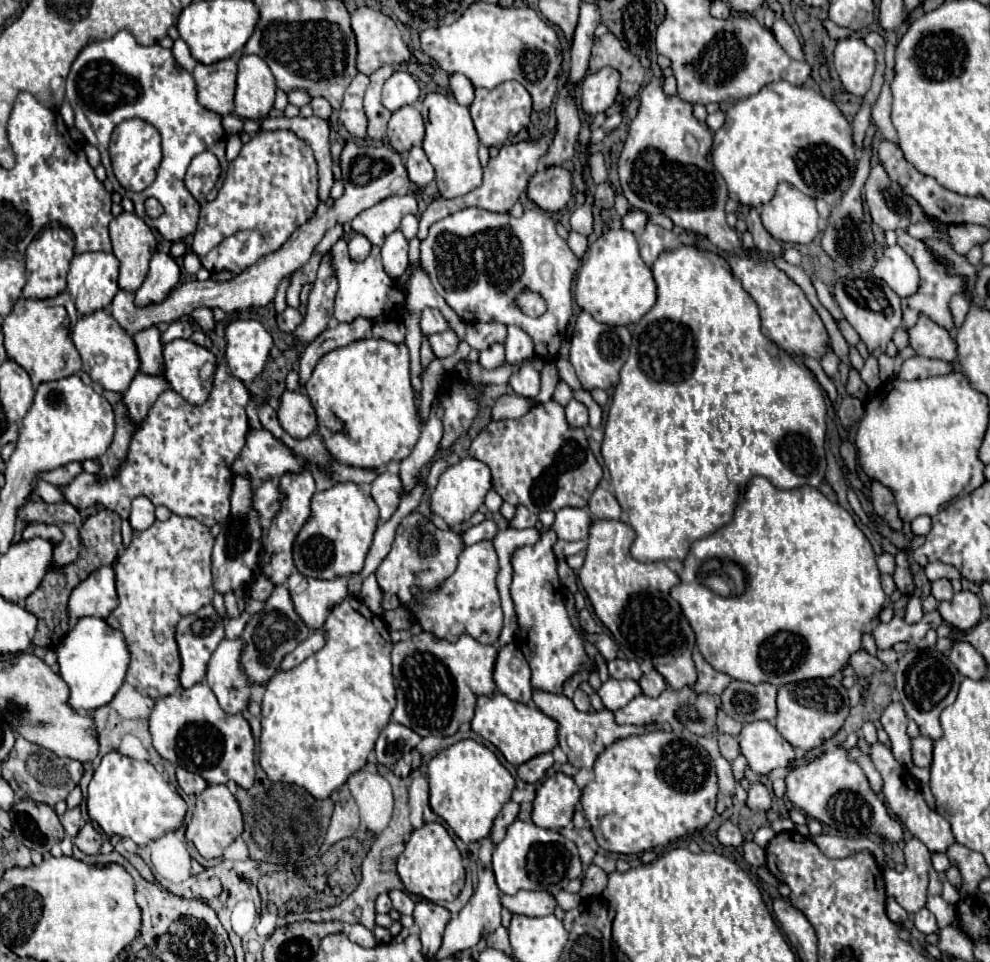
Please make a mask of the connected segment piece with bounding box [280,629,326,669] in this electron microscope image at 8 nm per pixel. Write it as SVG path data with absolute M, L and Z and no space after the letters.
M316 629L306 641L302 641L292 653L288 653L288 657L284 657L280 669L292 669L296 665L300 665L306 657L314 655L316 651L320 651L326 645L326 633L322 629Z

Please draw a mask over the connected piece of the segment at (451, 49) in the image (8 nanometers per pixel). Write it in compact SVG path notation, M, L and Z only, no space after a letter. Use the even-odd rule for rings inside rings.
M474 1L456 23L452 23L448 27L426 29L424 33L420 33L420 47L440 69L444 69L448 75L454 71L466 75L476 89L478 87L494 89L500 83L514 79L514 81L520 81L532 95L534 111L548 109L554 101L556 81L558 81L556 77L562 67L562 47L560 47L556 31L530 7L502 9L500 5Z

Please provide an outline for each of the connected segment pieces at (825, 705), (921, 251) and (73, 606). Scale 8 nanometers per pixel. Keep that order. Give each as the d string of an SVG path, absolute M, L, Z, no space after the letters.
M836 675L828 679L808 679L788 683L778 689L776 729L794 749L812 751L840 731L840 727L848 719L848 711L850 711L848 691L842 685L840 677Z
M898 231L898 245L912 257L914 265L918 267L920 273L920 287L914 295L902 299L902 311L904 311L904 327L910 329L912 325L916 325L920 315L930 317L934 323L938 323L940 327L946 327L948 331L954 327L952 321L952 313L950 313L950 299L956 293L964 293L966 291L966 281L960 275L950 275L946 265L938 263L936 257L932 255L932 251L924 245L924 241L910 237L906 231Z
M104 567L84 579L68 599L68 615L72 623L82 617L106 619L118 605L114 589L114 569Z

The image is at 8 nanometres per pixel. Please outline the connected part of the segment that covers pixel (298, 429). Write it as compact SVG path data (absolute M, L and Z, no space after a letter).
M298 391L282 393L278 421L280 421L282 429L296 439L304 439L316 429L316 415L314 415L312 403L306 395L302 395Z

